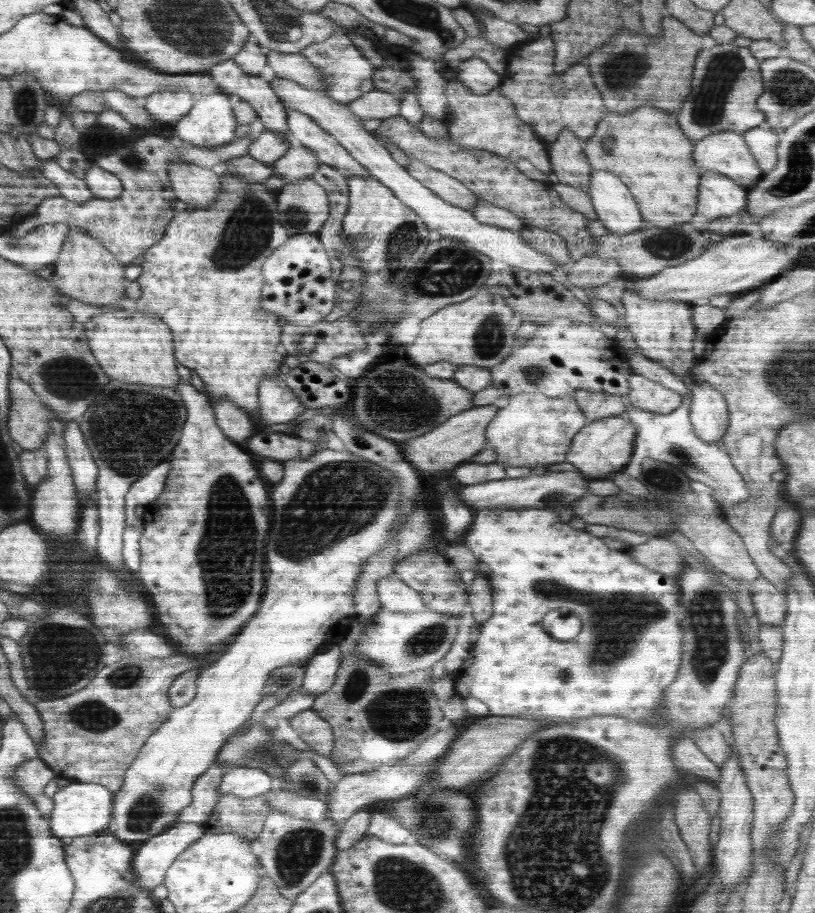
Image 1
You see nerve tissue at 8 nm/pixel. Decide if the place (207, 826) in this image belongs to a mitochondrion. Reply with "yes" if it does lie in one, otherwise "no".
no

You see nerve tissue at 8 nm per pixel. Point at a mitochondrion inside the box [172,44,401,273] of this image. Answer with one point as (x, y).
(295, 216)

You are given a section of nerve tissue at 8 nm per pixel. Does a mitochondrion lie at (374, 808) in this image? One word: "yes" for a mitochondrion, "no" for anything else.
no

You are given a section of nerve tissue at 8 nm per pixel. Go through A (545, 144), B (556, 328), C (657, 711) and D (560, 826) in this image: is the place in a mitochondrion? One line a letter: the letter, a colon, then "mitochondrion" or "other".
A: other
B: other
C: other
D: mitochondrion

